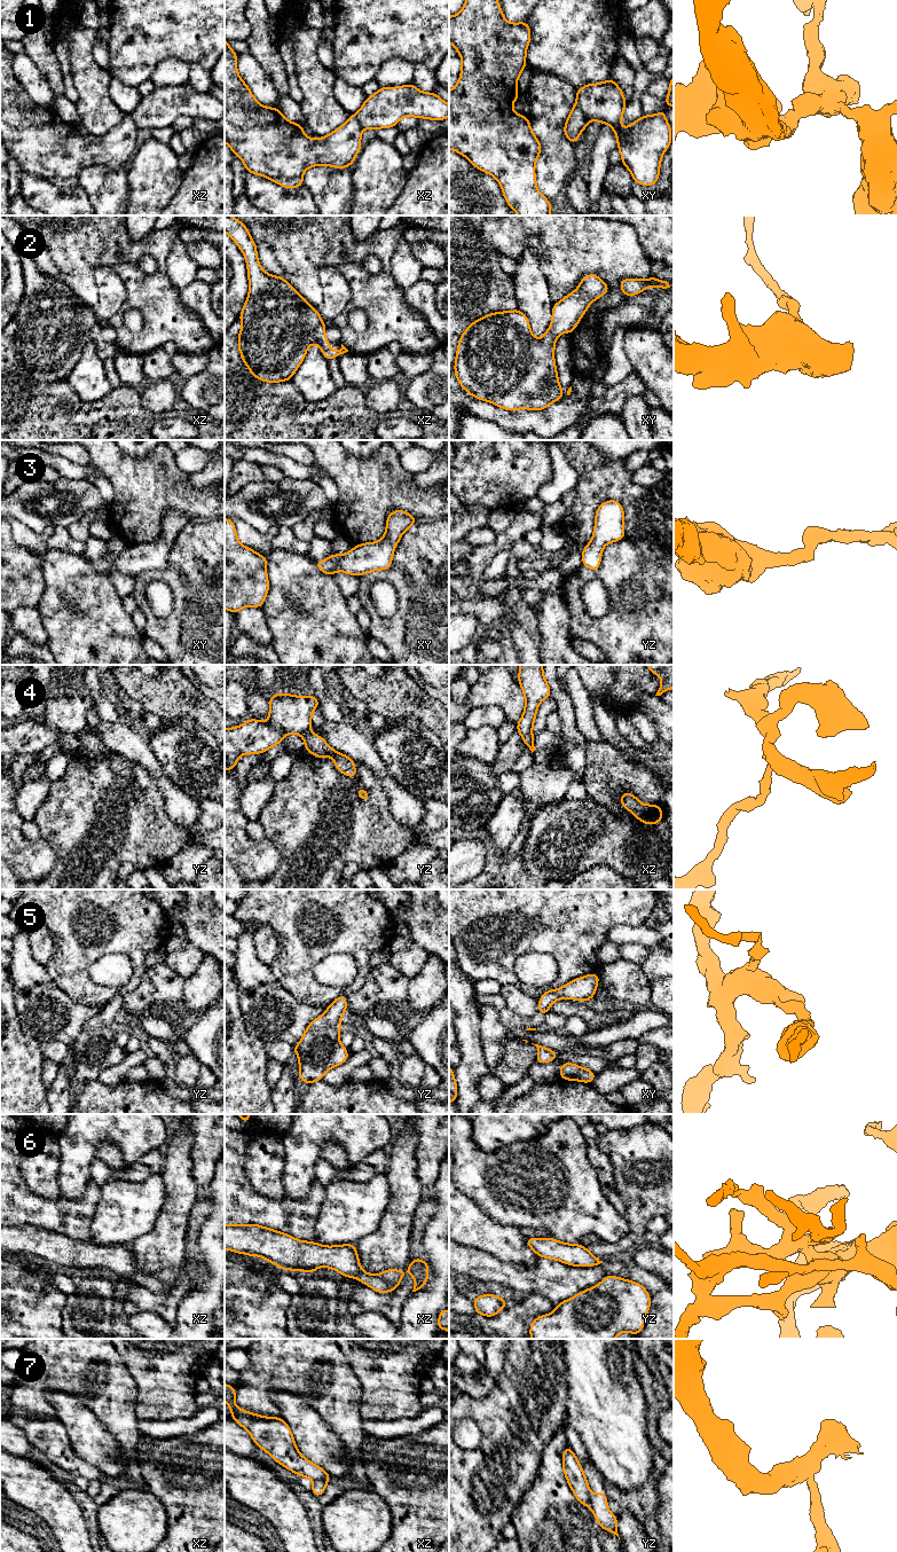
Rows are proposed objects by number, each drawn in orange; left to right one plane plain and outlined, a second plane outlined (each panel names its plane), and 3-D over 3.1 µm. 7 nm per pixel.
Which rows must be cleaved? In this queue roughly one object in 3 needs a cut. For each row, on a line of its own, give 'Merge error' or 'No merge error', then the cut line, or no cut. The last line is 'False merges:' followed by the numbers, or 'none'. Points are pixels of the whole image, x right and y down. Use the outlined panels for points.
1: Merge error. Split along xy (576, 101), (588, 120)
2: No merge error. No split
3: No merge error. No split
4: Merge error. Split along yz (308, 730), (303, 736)
5: No merge error. No split
6: No merge error. No split
7: Merge error. Split along xz (314, 1480), (323, 1480), (325, 1482)
False merges: 1, 4, 7

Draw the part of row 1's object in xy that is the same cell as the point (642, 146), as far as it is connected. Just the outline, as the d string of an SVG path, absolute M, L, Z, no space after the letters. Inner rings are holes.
M611 78L576 89L576 102L588 120L612 127L622 164L630 171L634 181L642 186L655 185L662 156L672 143L666 110L652 116L643 115L624 130L621 119L627 102L622 89Z

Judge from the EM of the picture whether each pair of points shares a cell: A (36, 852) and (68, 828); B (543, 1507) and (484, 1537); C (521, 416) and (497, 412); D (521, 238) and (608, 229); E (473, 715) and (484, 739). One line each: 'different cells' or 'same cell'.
A: different cells
B: different cells
C: same cell
D: same cell
E: different cells

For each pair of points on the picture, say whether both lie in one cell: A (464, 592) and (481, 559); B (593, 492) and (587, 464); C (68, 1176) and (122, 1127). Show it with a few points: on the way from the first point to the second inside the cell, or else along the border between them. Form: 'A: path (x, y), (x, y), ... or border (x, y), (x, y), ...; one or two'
A: path (471, 584), (475, 578), (477, 567); one
B: path (593, 485), (593, 471); one
C: path (76, 1160), (105, 1129); one

